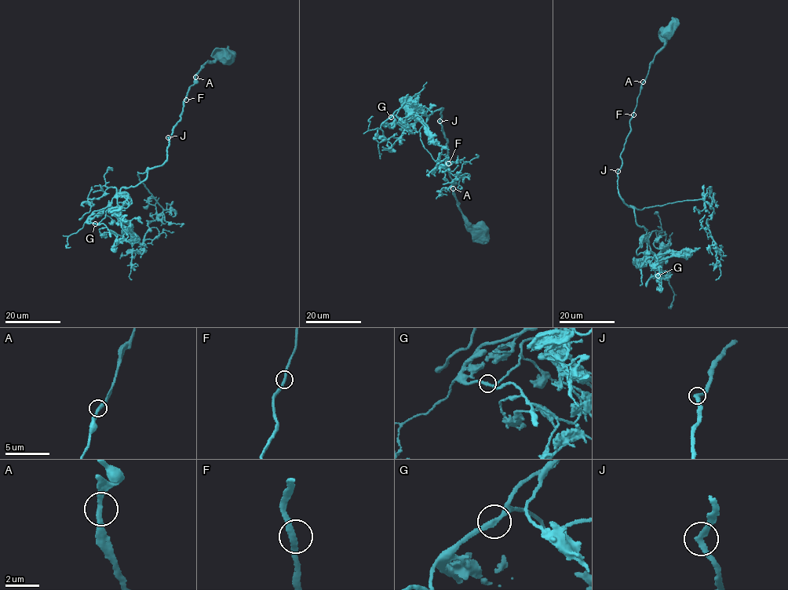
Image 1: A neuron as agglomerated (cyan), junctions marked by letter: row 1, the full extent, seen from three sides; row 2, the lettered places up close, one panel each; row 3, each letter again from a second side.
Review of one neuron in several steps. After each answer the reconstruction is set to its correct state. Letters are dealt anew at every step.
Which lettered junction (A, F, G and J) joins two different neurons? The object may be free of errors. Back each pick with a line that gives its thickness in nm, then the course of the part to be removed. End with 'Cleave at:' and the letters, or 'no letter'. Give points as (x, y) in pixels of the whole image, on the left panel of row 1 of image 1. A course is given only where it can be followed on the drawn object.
G: Thickness 280 nm. Course of the part to remove: (95, 223), (103, 223), (121, 235), (134, 217), (143, 223)
Cleave at: G

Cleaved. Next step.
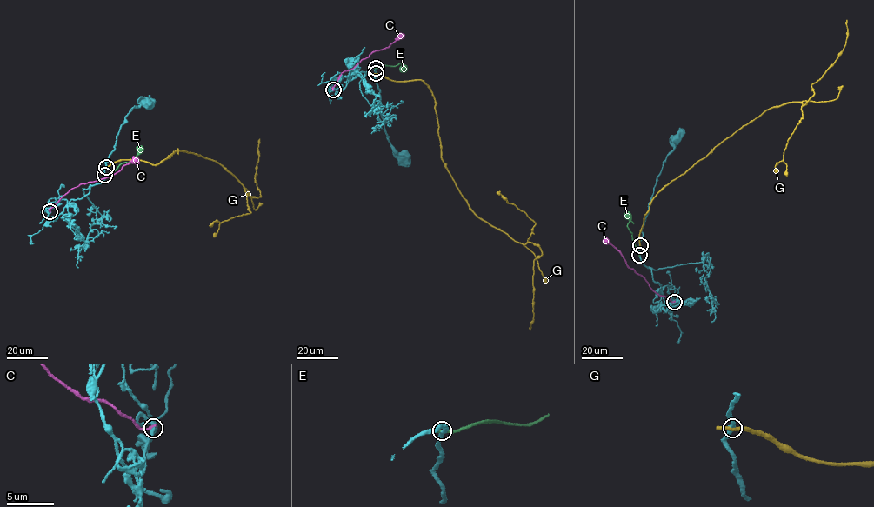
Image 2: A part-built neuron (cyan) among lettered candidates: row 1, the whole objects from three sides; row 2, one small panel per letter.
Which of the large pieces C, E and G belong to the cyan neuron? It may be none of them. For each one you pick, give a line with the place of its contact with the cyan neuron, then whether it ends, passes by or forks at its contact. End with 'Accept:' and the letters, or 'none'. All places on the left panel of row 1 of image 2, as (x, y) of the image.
Accept: none

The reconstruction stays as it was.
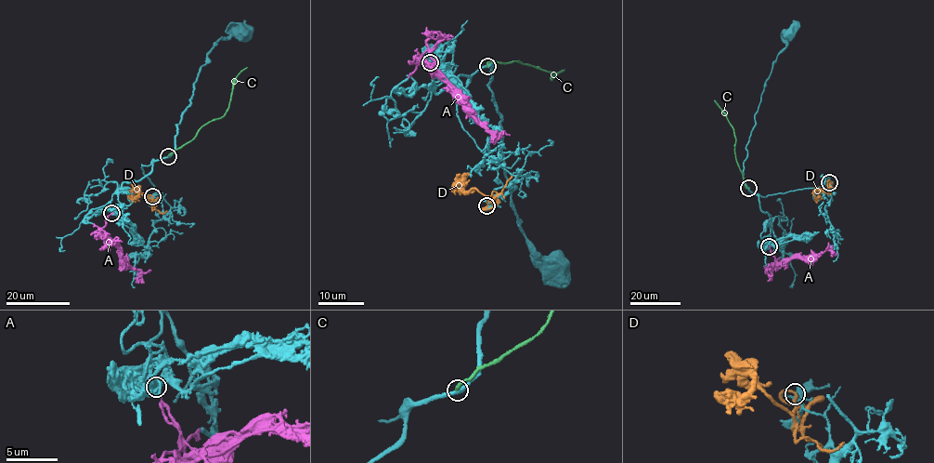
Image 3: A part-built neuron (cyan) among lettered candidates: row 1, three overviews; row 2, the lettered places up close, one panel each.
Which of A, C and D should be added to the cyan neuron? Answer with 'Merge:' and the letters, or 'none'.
Merge: A

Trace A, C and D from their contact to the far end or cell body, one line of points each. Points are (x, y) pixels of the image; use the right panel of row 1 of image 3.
A: (769, 246), (779, 262), (818, 254), (827, 248), (836, 255)
C: (748, 188), (736, 159), (732, 127), (714, 100)
D: (829, 182), (827, 188), (817, 190), (813, 194), (821, 198)

